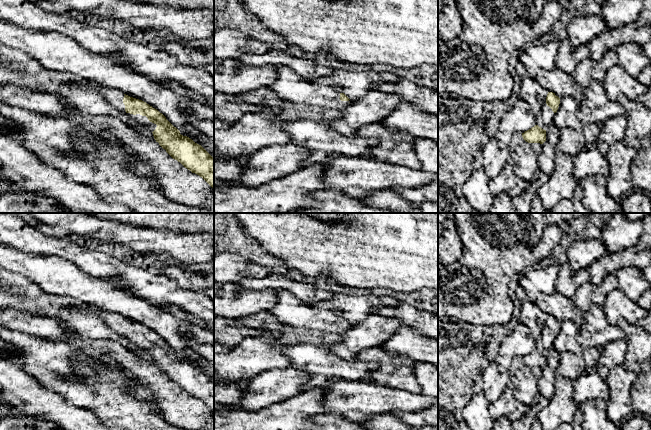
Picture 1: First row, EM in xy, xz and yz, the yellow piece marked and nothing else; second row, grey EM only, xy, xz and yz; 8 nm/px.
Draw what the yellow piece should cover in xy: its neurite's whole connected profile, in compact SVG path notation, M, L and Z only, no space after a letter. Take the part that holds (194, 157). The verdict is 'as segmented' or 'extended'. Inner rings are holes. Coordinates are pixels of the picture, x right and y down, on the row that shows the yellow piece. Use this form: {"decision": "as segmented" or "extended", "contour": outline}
{"decision": "extended", "contour": "M97 84L95 90L102 93L110 105L146 127L173 159L202 177L214 189L214 158L201 145L181 135L162 113L146 102L104 85Z"}

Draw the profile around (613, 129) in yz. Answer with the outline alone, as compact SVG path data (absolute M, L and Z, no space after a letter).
M625 115L611 117L601 123L601 132L598 136L597 145L604 156L611 145L618 141L624 141L627 125Z

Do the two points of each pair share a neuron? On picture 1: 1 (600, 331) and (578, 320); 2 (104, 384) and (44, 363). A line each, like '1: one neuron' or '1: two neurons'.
1: two neurons
2: one neuron

